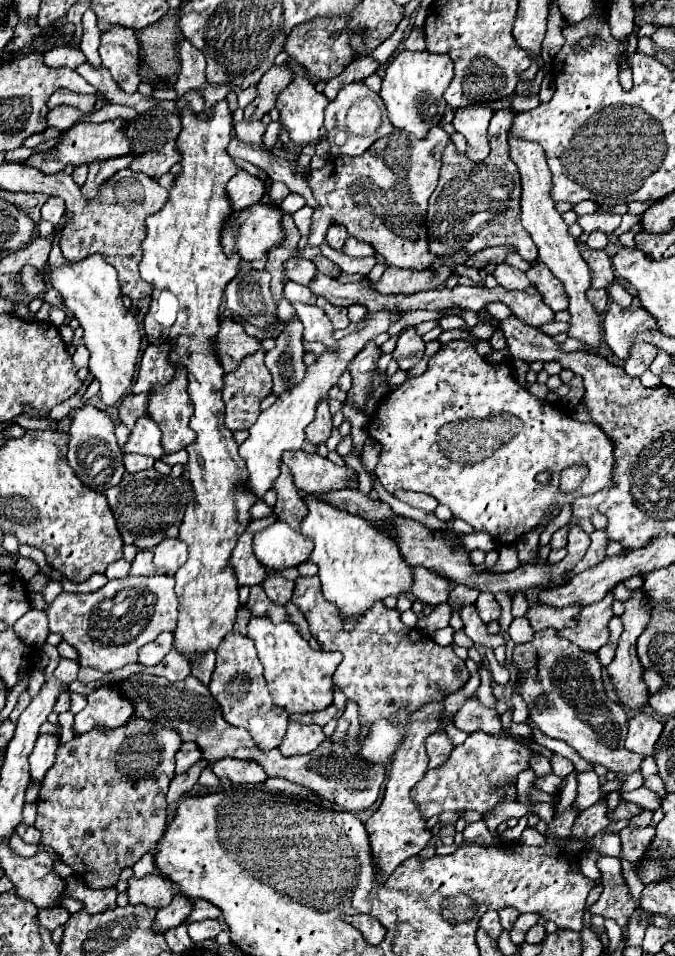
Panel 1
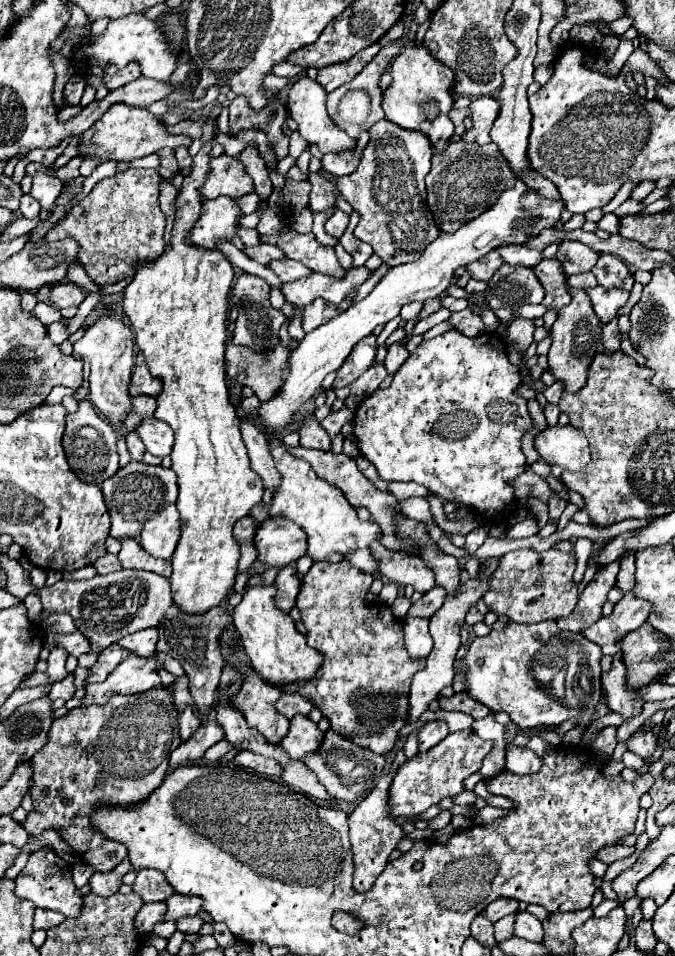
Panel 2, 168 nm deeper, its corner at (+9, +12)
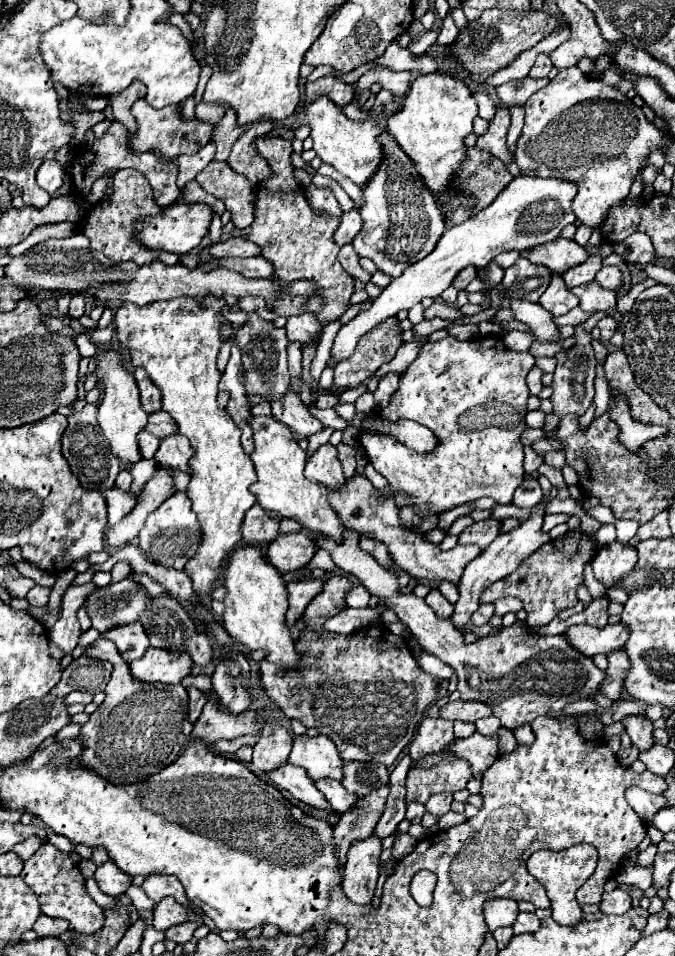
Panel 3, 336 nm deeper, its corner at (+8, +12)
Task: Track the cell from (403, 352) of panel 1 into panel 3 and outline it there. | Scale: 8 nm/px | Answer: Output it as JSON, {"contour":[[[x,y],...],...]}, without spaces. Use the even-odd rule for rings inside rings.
{"contour":[[[388,372],[388,374],[384,374],[384,376],[380,378],[378,388],[376,388],[376,392],[374,392],[376,410],[380,410],[380,408],[384,408],[384,406],[388,404],[390,396],[392,396],[392,392],[394,392],[396,388],[398,388],[398,374]]]}

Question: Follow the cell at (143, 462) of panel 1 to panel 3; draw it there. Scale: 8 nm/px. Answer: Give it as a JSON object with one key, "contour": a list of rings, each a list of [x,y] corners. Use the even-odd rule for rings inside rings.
{"contour":[[[144,430],[138,434],[138,448],[140,448],[142,458],[152,458],[154,452],[158,450],[158,444],[160,444],[160,440],[156,436],[152,436]]]}

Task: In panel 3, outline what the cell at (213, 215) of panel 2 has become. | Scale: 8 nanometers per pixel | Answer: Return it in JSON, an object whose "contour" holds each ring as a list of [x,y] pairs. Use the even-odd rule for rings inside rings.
{"contour":[[[174,202],[172,206],[164,208],[164,212],[160,212],[158,216],[140,218],[136,224],[136,238],[146,248],[168,250],[168,252],[176,252],[178,256],[182,256],[202,242],[202,238],[208,234],[212,216],[214,216],[214,210],[206,204],[176,204]]]}

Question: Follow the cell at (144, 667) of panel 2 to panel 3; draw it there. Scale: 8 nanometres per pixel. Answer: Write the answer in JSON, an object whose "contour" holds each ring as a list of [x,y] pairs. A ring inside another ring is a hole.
{"contour":[[[148,648],[146,656],[130,662],[130,674],[140,682],[178,684],[190,674],[192,660],[188,654],[172,654],[162,648]]]}

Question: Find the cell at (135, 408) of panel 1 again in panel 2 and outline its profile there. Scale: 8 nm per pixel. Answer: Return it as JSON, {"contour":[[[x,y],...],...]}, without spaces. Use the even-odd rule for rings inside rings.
{"contour":[[[149,396],[133,398],[133,412],[131,412],[131,416],[127,416],[127,420],[125,420],[125,430],[127,430],[127,432],[133,432],[145,418],[151,418],[151,416],[153,416],[155,408],[157,408],[155,398],[149,398]]]}

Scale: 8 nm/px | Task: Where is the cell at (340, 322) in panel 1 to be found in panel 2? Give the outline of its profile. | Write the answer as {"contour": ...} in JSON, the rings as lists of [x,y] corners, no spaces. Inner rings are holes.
{"contour":[[[313,300],[311,304],[307,304],[301,310],[301,326],[305,332],[311,332],[313,328],[319,328],[321,324],[327,324],[329,320],[333,320],[339,312],[337,306],[327,304],[325,300]]]}

